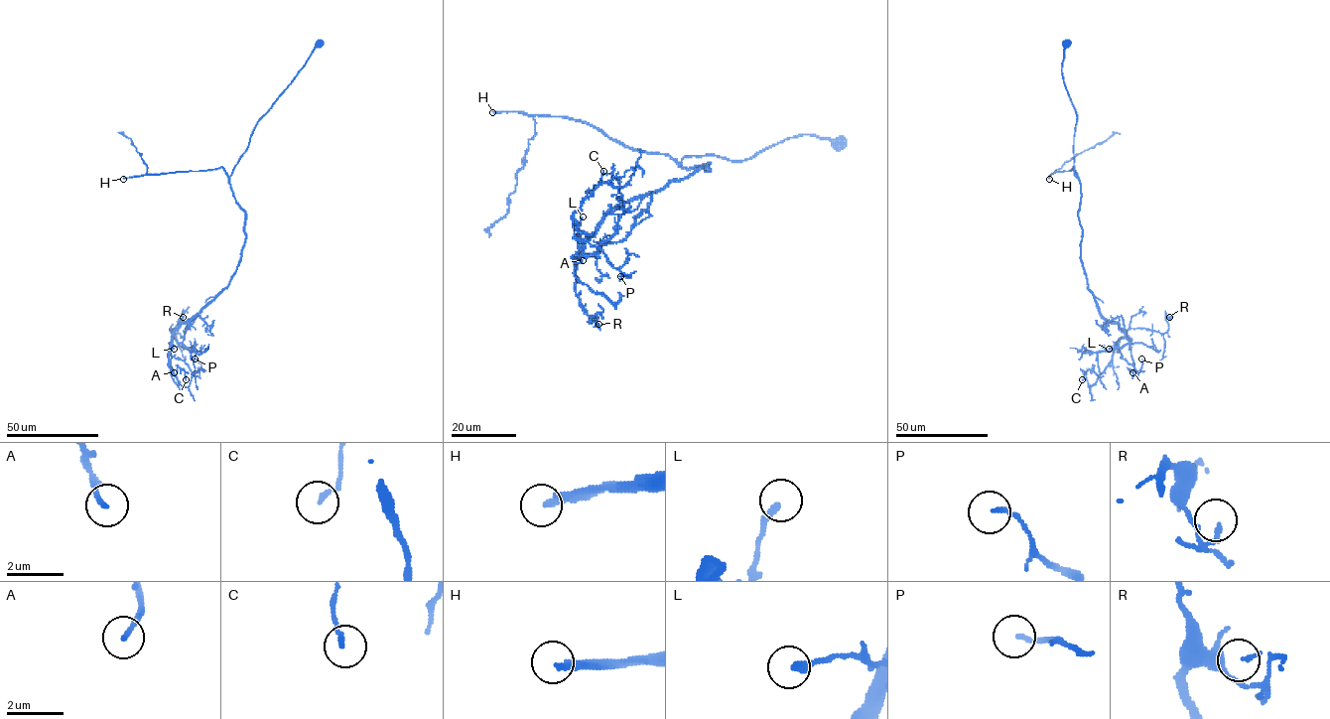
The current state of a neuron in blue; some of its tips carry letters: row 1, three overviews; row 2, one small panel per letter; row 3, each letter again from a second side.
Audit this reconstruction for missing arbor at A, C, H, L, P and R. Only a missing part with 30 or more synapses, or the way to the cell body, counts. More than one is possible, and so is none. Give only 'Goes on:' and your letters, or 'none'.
Goes on: H

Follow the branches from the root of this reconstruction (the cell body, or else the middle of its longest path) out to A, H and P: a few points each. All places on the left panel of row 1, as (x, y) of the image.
A: (320, 43), (258, 122), (229, 177), (245, 213), (241, 260), (229, 284), (174, 332), (168, 354), (174, 372)
H: (320, 43), (258, 122), (247, 149), (229, 178), (222, 168), (218, 168), (123, 179)
P: (320, 43), (258, 122), (229, 177), (246, 239), (229, 284), (173, 334), (170, 354), (194, 372), (195, 359)

